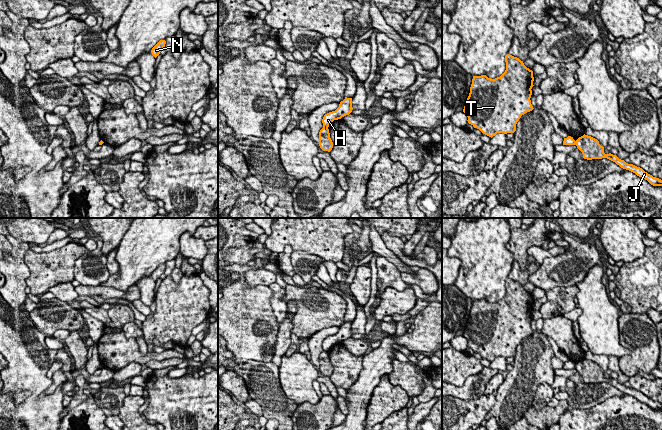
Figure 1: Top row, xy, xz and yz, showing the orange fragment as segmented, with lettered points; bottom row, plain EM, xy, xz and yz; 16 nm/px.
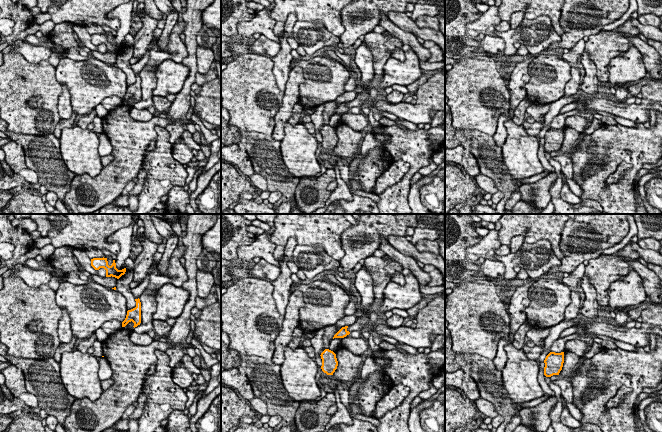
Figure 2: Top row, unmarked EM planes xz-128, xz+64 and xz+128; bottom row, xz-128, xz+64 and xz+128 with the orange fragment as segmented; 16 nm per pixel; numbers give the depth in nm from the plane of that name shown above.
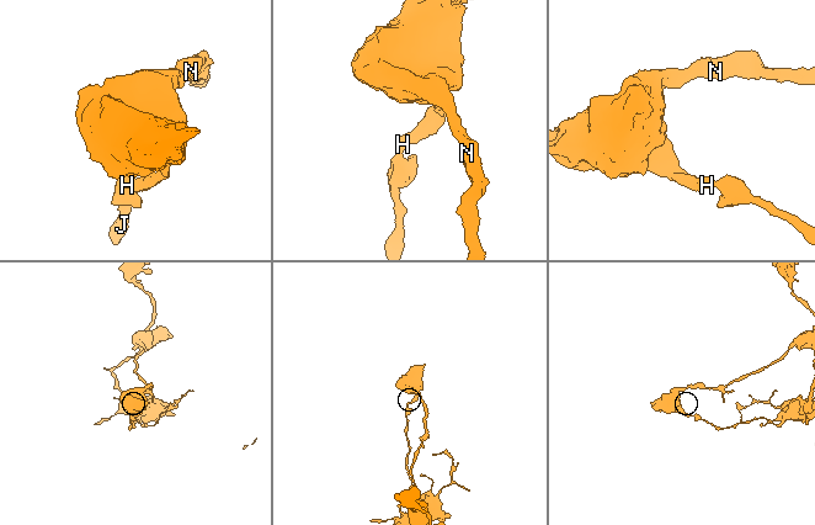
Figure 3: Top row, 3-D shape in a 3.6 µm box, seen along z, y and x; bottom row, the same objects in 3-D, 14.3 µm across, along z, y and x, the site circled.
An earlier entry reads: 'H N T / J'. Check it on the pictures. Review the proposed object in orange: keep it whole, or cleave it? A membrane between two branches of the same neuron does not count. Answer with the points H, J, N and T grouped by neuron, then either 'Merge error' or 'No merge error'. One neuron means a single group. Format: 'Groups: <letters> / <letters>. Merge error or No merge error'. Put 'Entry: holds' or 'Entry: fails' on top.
Entry: holds
Groups: H N T / J. Merge error

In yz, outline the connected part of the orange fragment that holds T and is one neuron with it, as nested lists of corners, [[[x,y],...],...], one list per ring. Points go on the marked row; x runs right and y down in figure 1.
[[[510,54],[505,56],[505,62],[506,70],[500,77],[491,79],[486,75],[473,76],[470,93],[463,109],[468,123],[491,138],[497,133],[514,133],[521,116],[534,109],[530,100],[531,89],[534,86],[533,71],[519,58]]]

